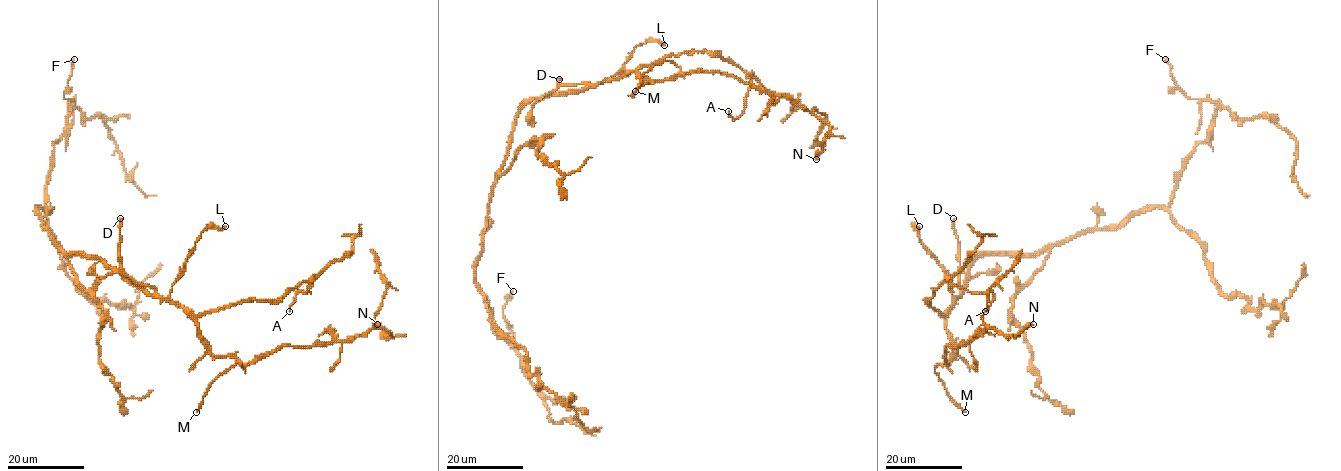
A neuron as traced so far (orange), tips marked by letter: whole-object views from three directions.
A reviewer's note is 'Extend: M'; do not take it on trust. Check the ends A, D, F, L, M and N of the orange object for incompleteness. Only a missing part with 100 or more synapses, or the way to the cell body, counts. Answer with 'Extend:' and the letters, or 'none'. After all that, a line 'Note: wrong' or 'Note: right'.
Extend: M
Note: right

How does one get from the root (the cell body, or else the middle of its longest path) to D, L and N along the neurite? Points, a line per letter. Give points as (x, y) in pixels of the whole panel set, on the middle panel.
D: (512, 131), (515, 116), (531, 101), (581, 92), (594, 86), (589, 83), (558, 85), (559, 79)
L: (512, 131), (515, 116), (531, 101), (578, 92), (602, 83), (623, 68), (637, 45), (650, 40), (664, 45)
N: (512, 131), (547, 96), (632, 72), (719, 72), (825, 121), (816, 159)

